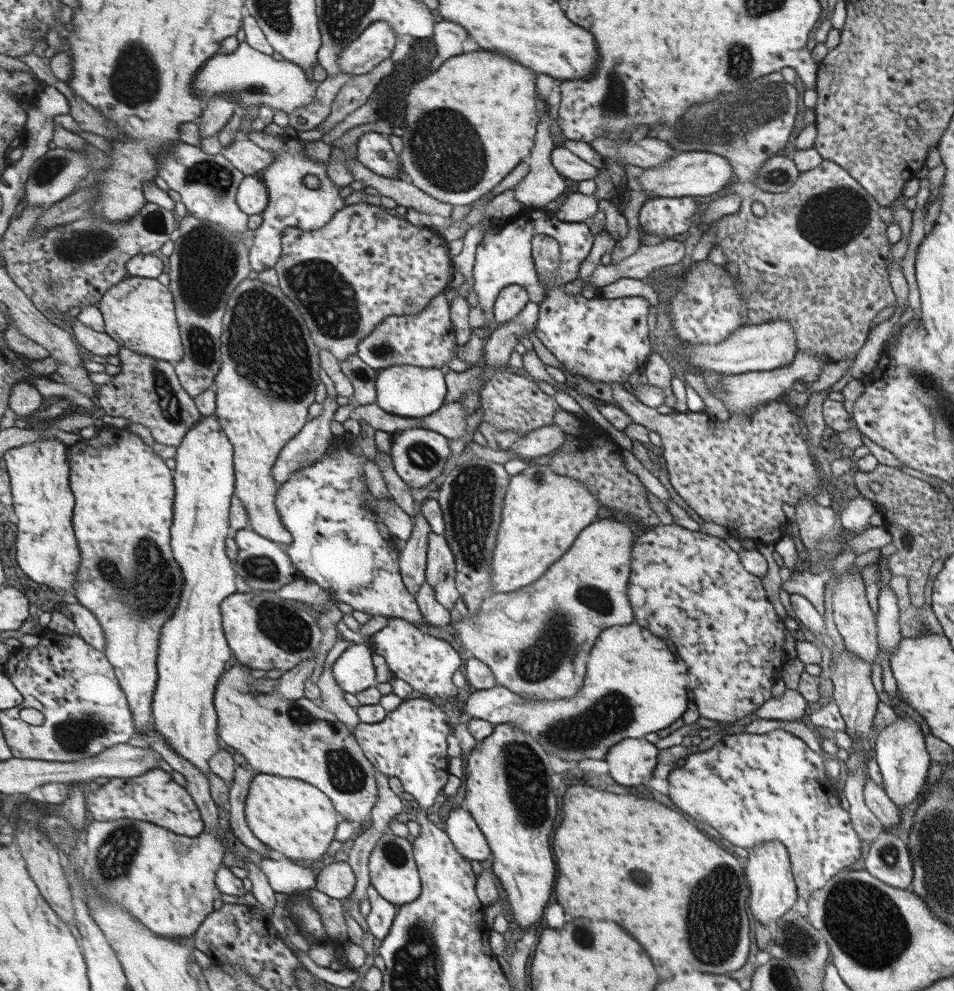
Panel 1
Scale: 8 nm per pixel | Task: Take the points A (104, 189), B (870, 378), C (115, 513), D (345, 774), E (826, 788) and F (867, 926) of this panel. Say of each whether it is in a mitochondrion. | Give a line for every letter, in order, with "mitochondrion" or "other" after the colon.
A: other
B: other
C: other
D: mitochondrion
E: other
F: mitochondrion

